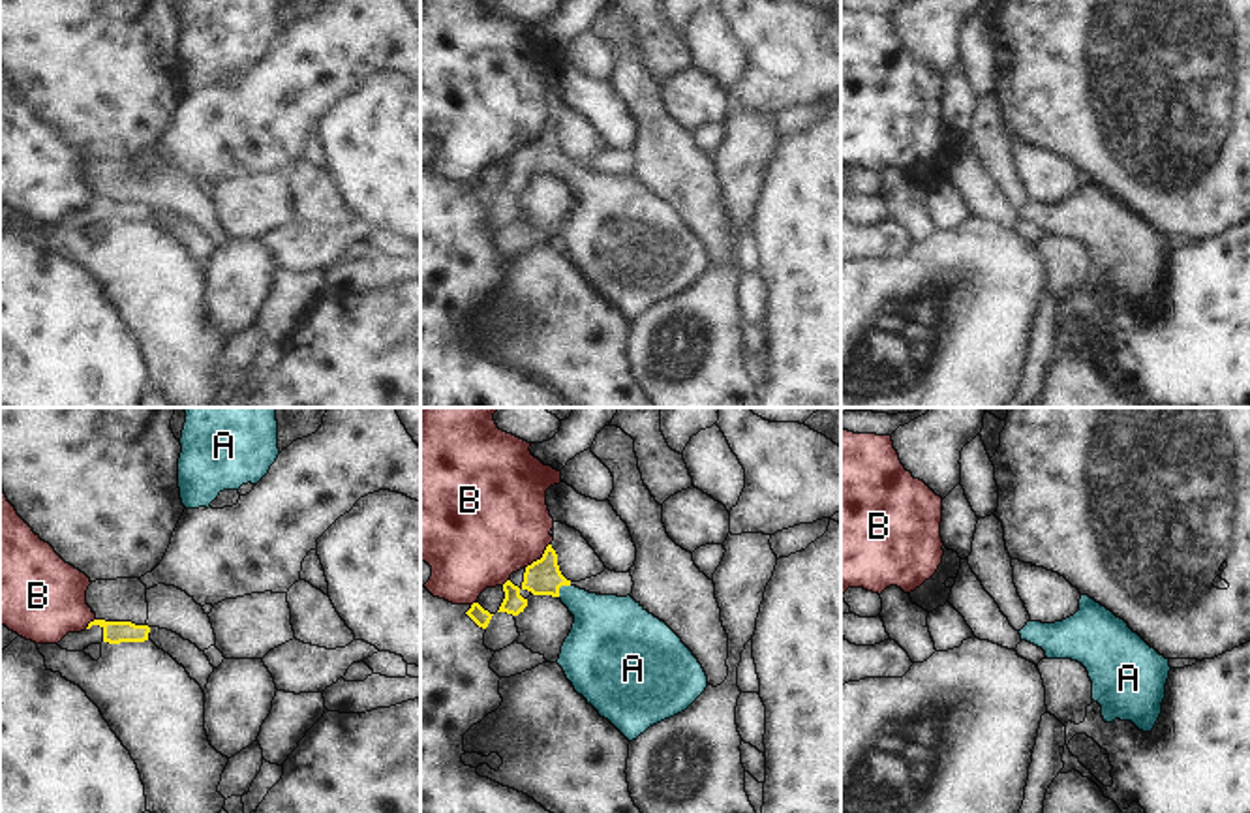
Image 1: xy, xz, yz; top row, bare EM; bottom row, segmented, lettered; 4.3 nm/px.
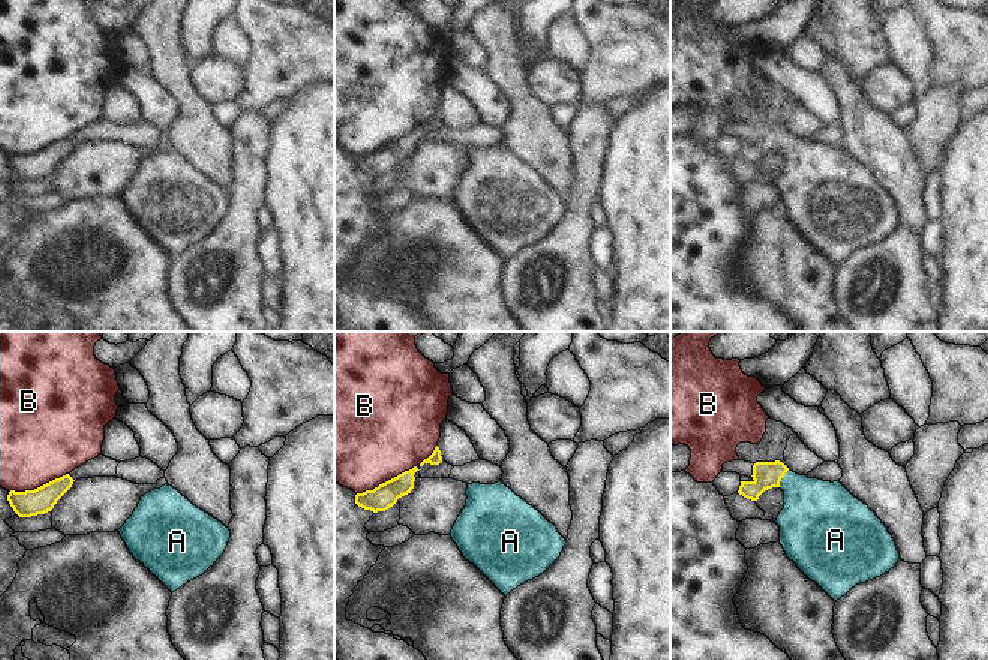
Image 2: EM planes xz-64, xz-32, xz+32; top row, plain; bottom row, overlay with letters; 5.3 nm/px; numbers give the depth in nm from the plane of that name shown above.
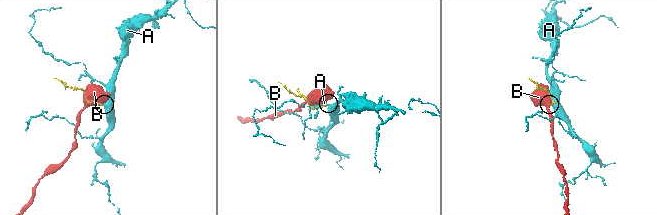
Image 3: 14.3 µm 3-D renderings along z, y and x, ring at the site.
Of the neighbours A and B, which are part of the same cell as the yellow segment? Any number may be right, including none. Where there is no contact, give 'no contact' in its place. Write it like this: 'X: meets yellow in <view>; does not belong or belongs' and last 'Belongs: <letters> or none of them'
A: meets yellow in xz; belongs
B: meets yellow in xz; does not belong
Belongs: A

